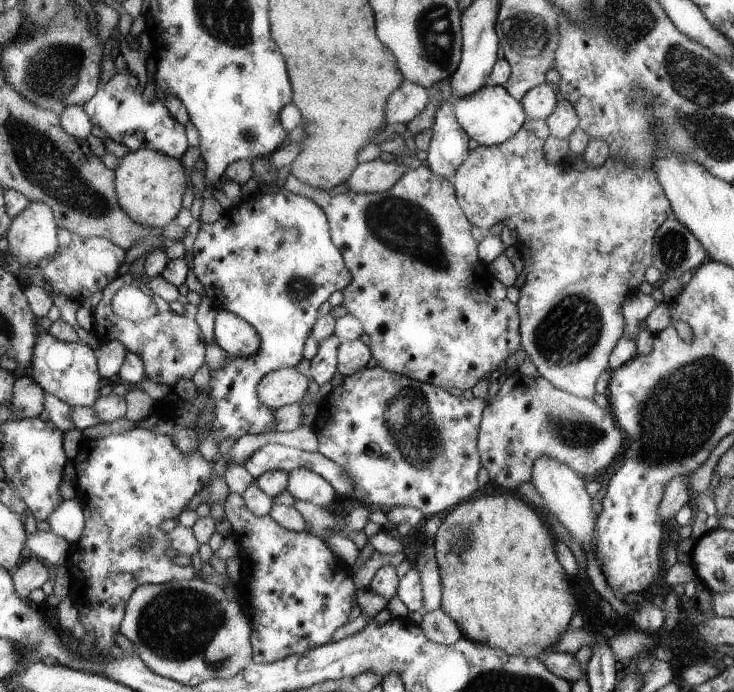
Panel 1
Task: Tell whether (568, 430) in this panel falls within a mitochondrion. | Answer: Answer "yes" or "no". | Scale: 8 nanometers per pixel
yes

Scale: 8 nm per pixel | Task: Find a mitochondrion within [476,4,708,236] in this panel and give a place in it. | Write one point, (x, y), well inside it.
(527, 32)

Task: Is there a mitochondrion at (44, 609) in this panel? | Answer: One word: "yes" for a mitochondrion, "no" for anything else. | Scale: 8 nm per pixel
no

